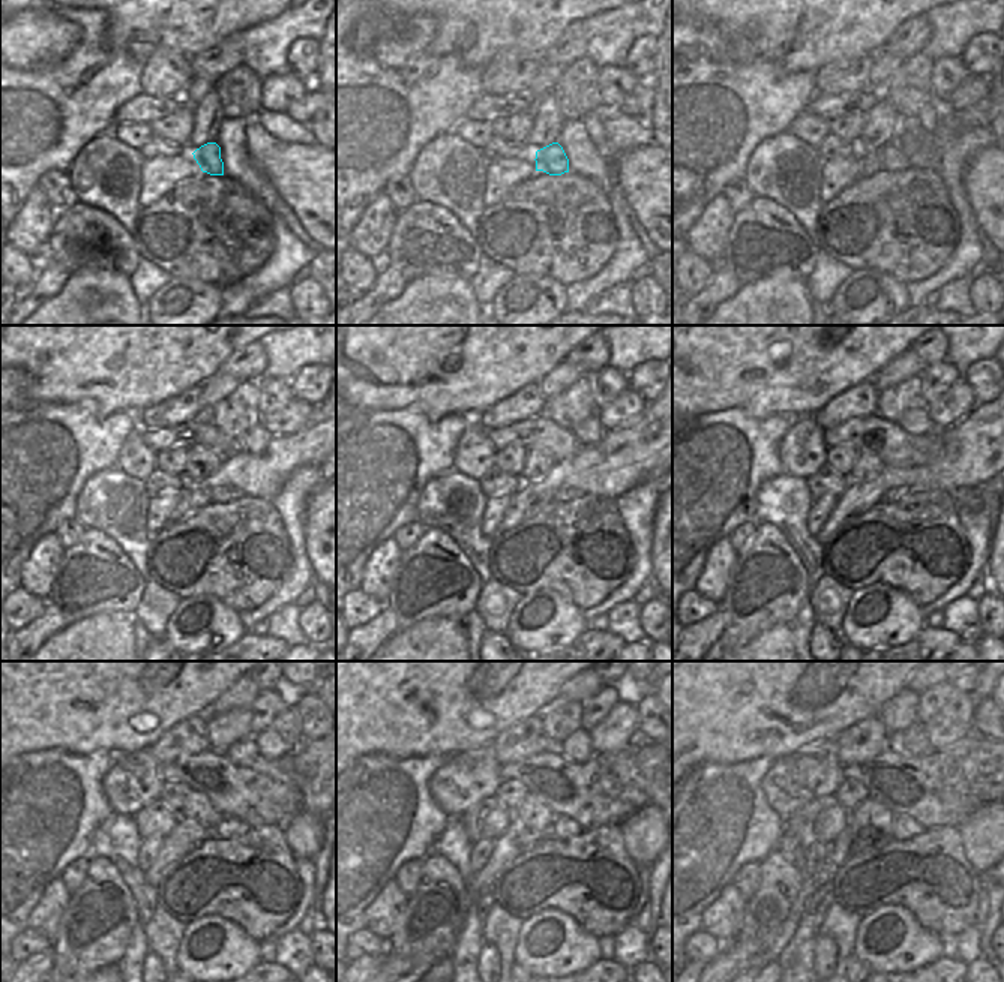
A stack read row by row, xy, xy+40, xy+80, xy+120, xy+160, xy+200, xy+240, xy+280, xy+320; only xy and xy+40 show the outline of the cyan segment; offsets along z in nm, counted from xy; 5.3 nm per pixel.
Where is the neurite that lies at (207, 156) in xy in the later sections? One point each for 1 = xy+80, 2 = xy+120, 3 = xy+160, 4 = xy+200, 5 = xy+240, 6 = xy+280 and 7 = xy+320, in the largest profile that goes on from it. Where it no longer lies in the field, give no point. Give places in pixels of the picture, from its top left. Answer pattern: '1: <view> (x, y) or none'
1: xy+80 (892, 159)
2: xy+120 (224, 495)
3: xy+160 (568, 495)
4: xy+200 (898, 493)
5: xy+240 (228, 826)
6: xy+280 (563, 828)
7: xy+320 (904, 828)

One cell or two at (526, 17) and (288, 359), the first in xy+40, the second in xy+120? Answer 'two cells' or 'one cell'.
two cells

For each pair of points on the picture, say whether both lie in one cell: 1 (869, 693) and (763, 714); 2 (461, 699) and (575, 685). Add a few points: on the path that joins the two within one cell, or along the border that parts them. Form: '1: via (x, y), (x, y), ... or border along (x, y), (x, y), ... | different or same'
1: via (842, 696), (814, 712), (790, 709) | same
2: border along (574, 676), (545, 708) | different

